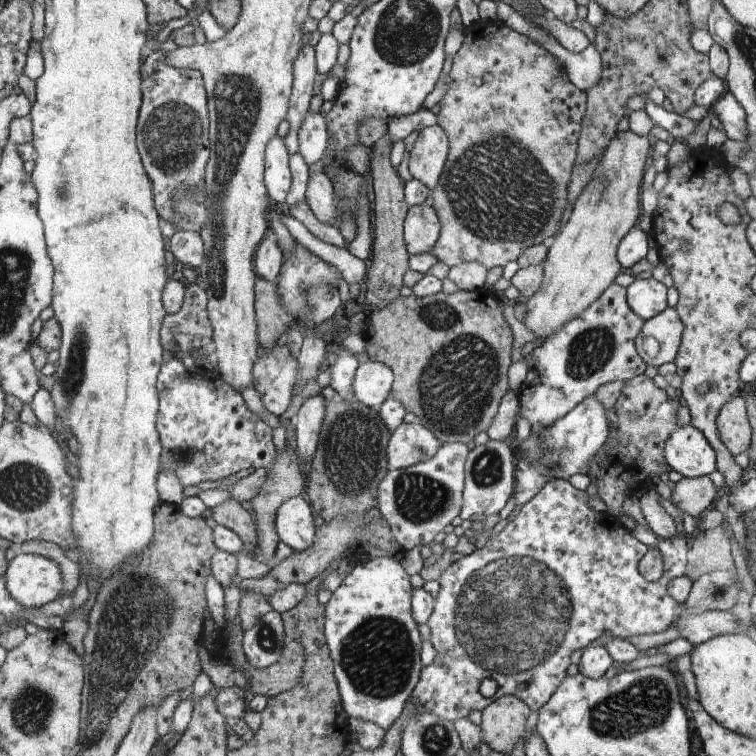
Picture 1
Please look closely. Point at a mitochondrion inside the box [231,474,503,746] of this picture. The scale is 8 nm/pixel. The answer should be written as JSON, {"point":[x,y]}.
{"point":[377,657]}

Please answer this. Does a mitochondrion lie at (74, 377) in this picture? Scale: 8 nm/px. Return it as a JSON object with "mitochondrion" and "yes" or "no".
{"mitochondrion":"yes"}

